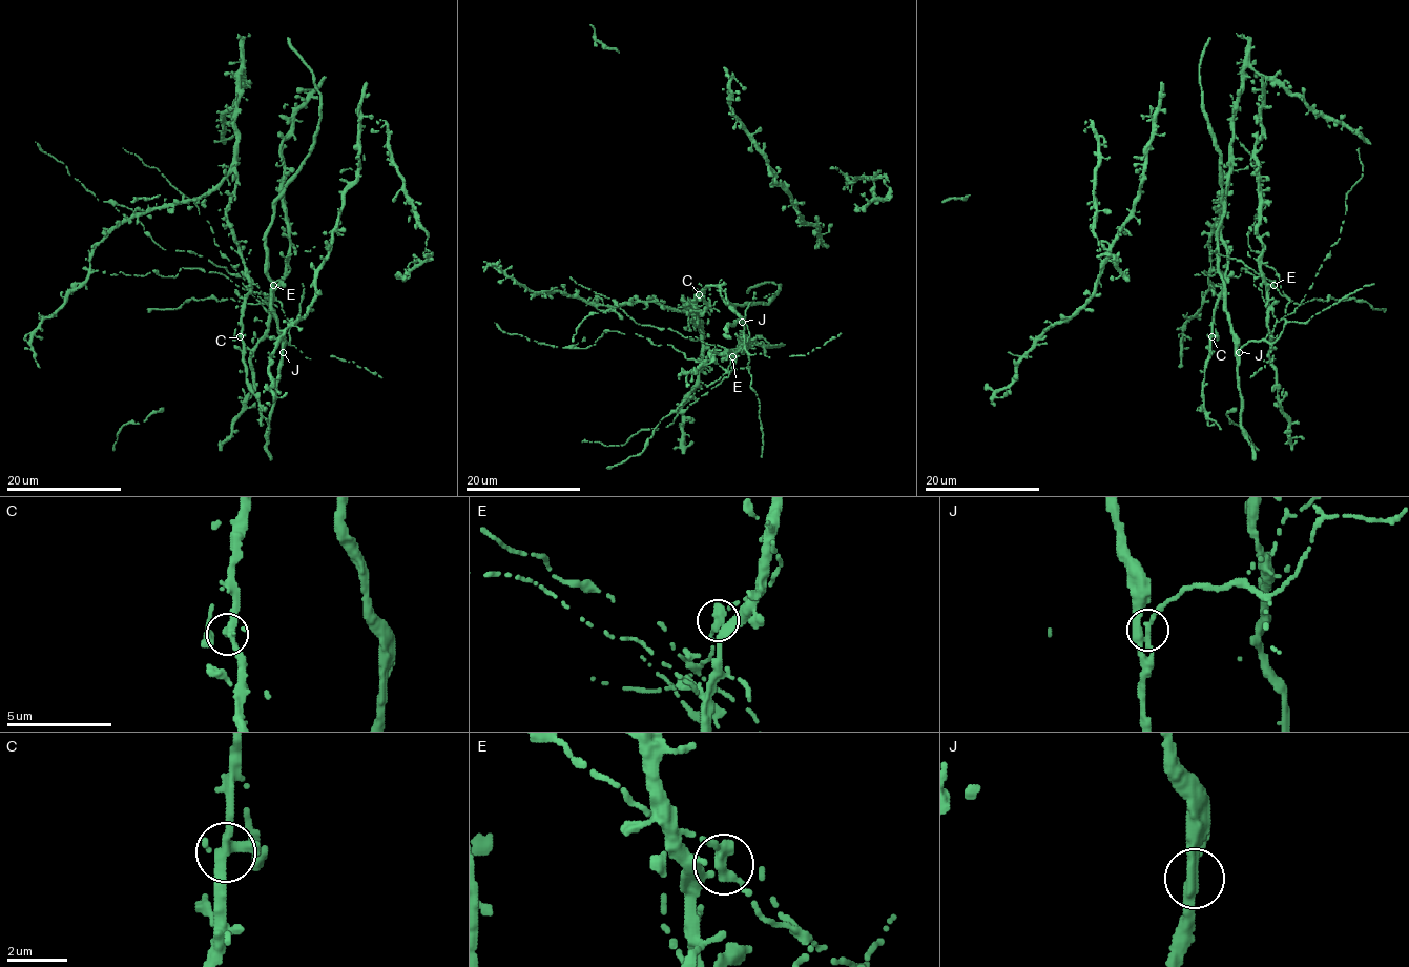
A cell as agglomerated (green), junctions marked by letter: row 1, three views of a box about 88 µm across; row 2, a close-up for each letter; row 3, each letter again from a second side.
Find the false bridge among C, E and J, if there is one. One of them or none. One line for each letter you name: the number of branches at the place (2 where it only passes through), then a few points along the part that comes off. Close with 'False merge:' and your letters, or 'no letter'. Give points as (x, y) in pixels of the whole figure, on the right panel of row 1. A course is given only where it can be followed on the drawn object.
E: Branches: 3
False merge: E

